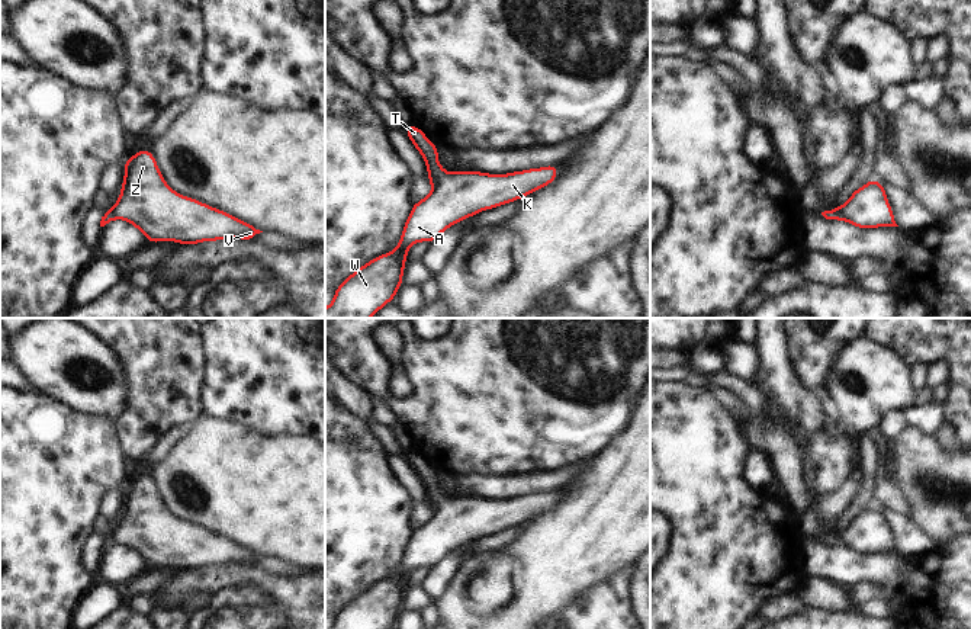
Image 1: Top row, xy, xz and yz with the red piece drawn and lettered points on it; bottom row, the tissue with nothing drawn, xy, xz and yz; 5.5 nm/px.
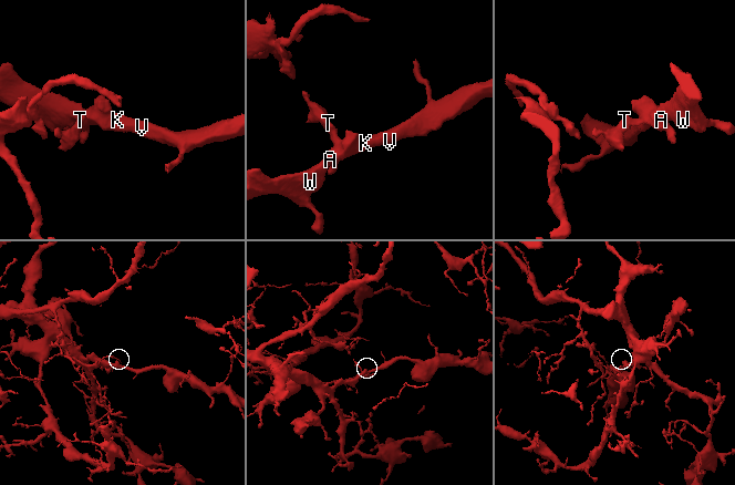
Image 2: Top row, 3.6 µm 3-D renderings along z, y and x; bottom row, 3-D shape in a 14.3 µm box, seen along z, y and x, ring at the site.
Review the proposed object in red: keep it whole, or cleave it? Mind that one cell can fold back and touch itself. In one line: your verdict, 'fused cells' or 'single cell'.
single cell

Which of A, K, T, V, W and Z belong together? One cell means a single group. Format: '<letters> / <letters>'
A K T V W Z

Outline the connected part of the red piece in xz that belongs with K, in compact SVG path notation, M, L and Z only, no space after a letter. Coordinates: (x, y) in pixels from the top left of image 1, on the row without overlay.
M409 449L408 463L425 485L433 517L418 529L405 548L399 571L374 583L348 601L335 616L332 629L388 629L402 610L406 578L417 567L431 568L448 552L550 510L557 491L486 500L482 497L447 498L438 490L438 472Z

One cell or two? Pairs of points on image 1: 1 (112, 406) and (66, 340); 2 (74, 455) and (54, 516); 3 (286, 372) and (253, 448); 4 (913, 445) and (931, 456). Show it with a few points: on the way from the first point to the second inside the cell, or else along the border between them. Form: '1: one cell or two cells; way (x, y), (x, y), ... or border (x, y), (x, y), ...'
1: one cell; way (90, 392), (77, 391), (61, 376), (60, 362)
2: one cell; way (60, 469), (54, 475), (54, 501)
3: two cells; border (227, 420), (266, 435), (293, 433)
4: one cell; way (918, 449), (926, 456)

